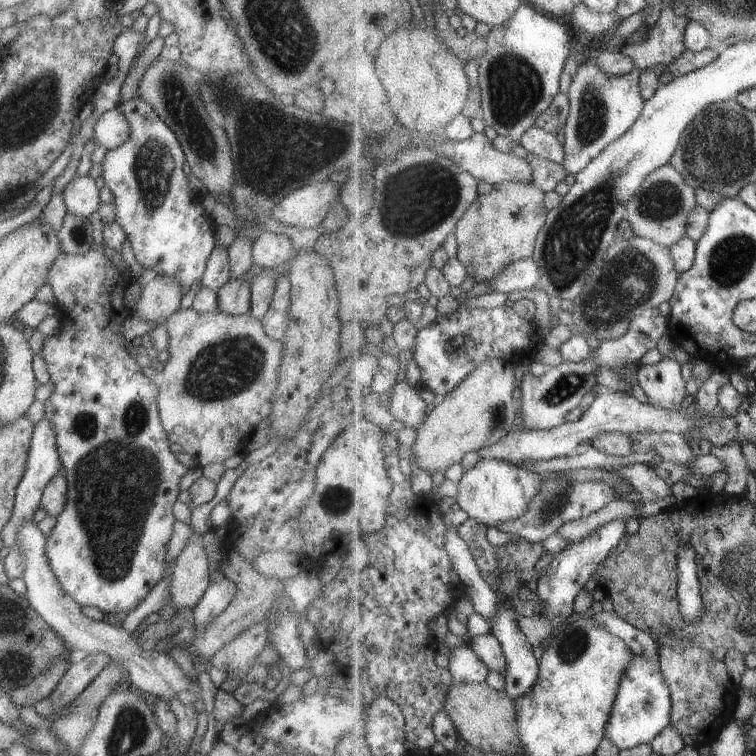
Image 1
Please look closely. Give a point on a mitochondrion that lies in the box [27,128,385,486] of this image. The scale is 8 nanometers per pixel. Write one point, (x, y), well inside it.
(226, 367)

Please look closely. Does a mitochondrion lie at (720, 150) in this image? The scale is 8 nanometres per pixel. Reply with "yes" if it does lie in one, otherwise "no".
yes

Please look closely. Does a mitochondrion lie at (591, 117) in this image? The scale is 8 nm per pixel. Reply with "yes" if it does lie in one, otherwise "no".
yes

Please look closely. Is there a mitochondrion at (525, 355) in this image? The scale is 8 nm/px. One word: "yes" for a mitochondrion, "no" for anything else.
no

